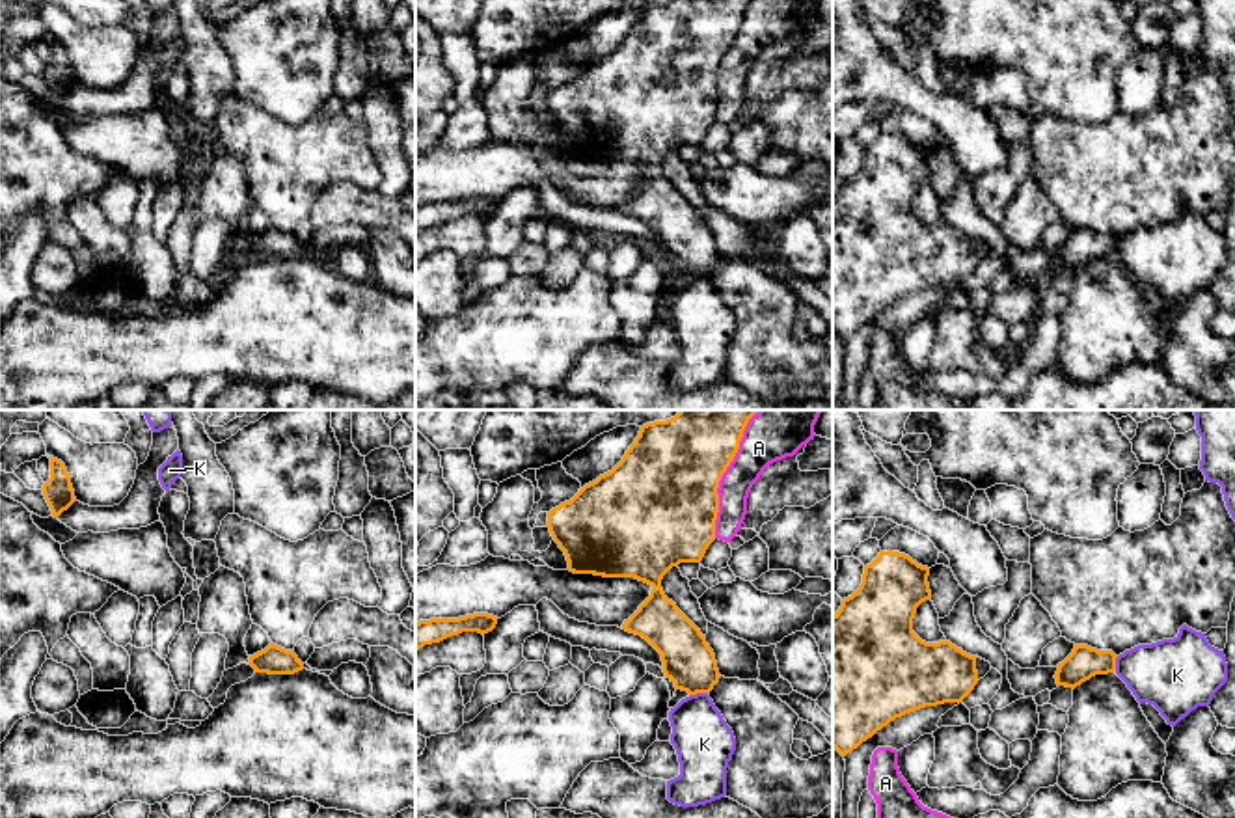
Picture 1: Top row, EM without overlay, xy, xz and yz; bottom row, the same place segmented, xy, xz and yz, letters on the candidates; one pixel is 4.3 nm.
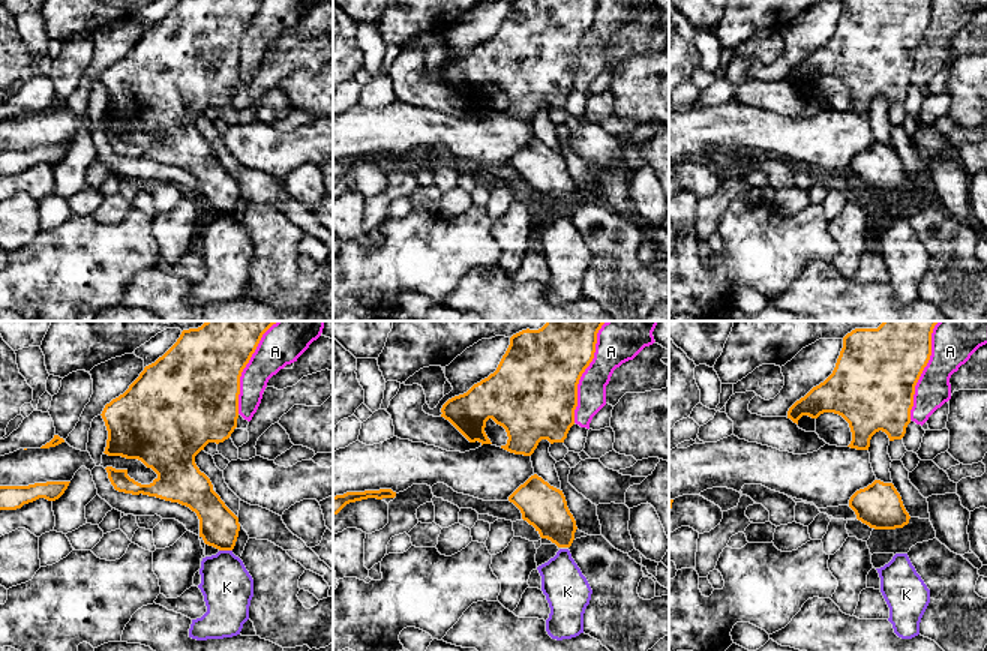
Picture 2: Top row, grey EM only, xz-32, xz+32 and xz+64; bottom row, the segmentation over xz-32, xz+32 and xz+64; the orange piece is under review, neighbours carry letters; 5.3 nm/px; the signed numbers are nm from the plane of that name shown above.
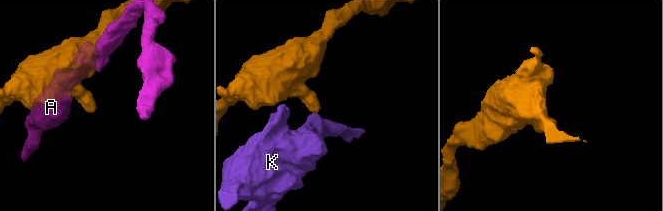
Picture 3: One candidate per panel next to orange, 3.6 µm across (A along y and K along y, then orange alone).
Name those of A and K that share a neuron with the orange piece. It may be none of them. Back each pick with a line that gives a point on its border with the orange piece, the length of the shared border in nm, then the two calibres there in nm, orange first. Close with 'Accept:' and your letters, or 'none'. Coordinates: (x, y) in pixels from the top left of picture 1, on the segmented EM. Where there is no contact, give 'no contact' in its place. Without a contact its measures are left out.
Accept: none

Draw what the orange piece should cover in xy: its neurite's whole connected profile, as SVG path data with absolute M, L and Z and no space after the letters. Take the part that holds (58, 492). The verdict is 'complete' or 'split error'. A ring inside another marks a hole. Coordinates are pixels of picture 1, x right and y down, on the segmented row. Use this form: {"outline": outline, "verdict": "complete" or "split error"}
{"outline": "M54 457L48 458L50 479L43 484L43 496L52 511L52 516L58 518L76 501L76 498L65 464Z", "verdict": "complete"}

